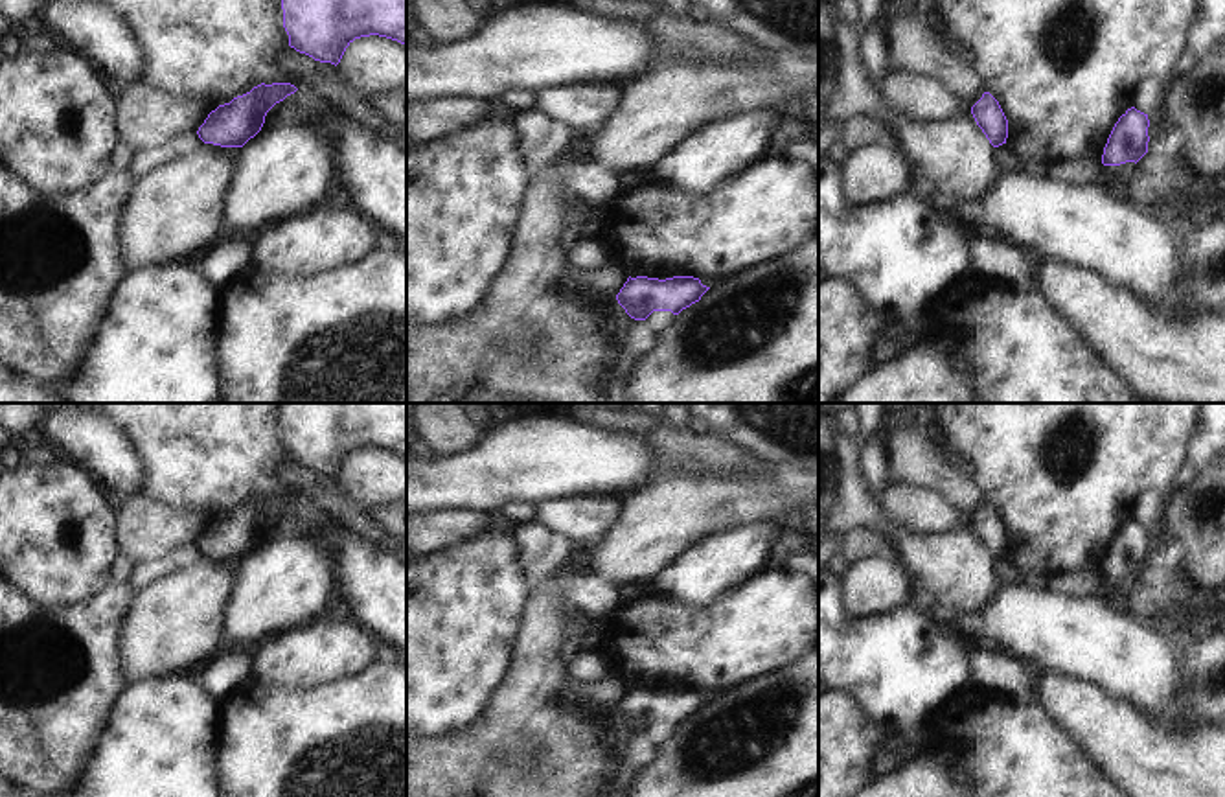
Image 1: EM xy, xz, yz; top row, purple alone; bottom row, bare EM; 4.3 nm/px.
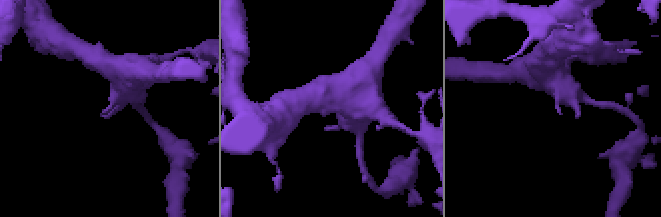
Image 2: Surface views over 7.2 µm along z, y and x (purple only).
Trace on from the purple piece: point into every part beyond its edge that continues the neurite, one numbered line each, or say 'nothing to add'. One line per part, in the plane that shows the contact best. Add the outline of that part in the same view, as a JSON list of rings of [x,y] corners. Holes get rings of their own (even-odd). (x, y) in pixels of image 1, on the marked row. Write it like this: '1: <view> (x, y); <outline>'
nothing to add

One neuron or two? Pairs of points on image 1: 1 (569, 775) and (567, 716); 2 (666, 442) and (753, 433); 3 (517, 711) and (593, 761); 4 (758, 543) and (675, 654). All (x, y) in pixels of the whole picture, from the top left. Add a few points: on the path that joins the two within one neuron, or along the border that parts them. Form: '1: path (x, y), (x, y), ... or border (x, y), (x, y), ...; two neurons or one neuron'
1: path (556, 761), (556, 739), (563, 731); one neuron
2: border (712, 429), (760, 461); two neurons
3: border (534, 722), (526, 727); two neurons
4: border (749, 580), (705, 606), (685, 606), (670, 597); two neurons

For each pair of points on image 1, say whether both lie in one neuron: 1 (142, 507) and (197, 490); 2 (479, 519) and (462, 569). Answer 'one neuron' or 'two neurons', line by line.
1: two neurons
2: two neurons

